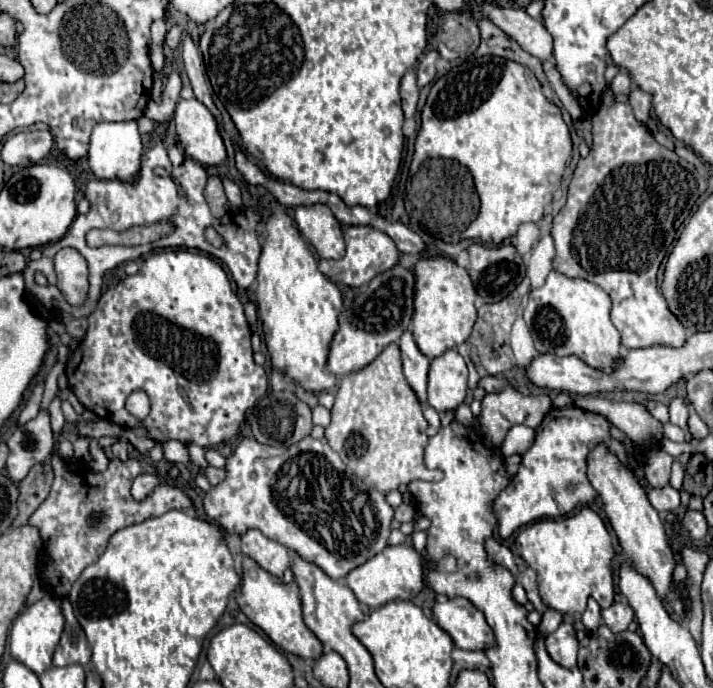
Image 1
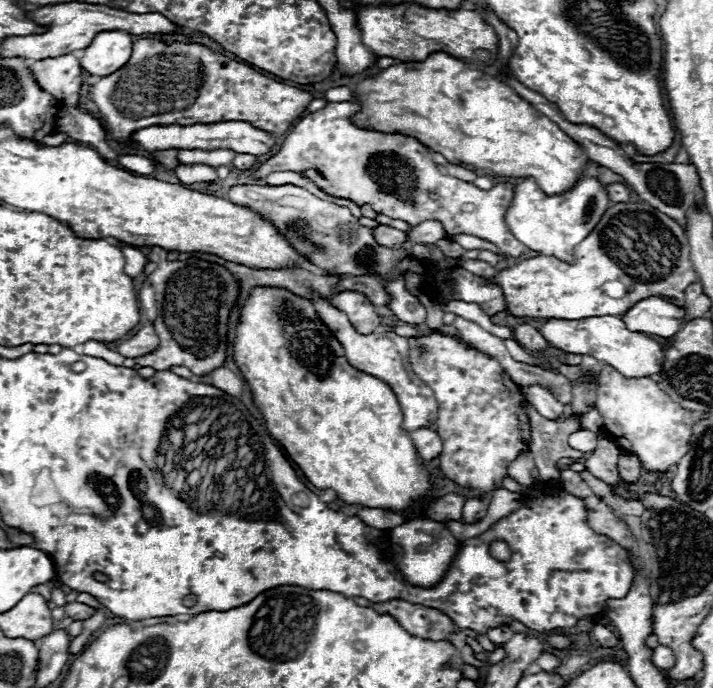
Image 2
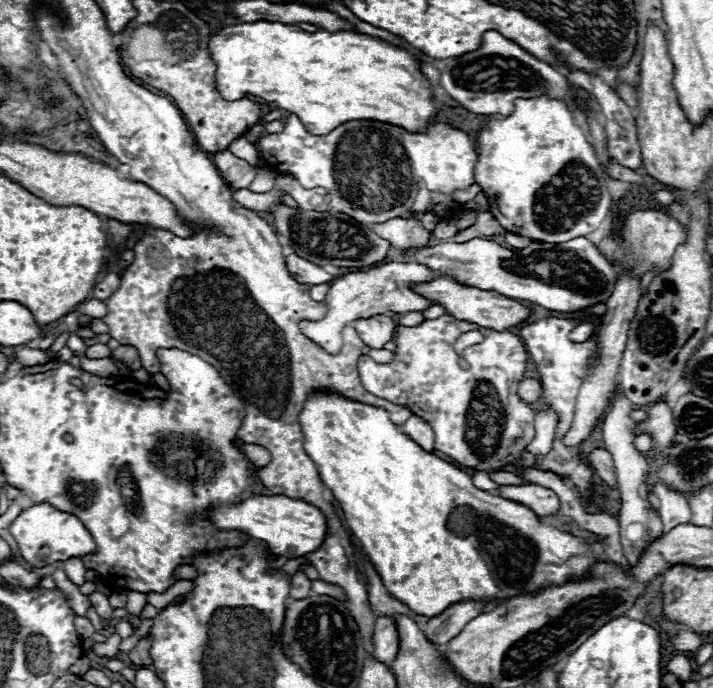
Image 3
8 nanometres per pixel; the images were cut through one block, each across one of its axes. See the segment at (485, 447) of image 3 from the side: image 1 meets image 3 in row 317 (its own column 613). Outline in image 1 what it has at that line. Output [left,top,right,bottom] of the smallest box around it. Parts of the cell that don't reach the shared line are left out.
[494,406,628,542]

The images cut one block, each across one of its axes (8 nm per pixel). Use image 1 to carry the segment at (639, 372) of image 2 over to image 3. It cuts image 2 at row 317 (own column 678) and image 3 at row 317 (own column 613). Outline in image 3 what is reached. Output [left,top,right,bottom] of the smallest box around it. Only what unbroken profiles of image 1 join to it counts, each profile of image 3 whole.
[412,278,530,330]

